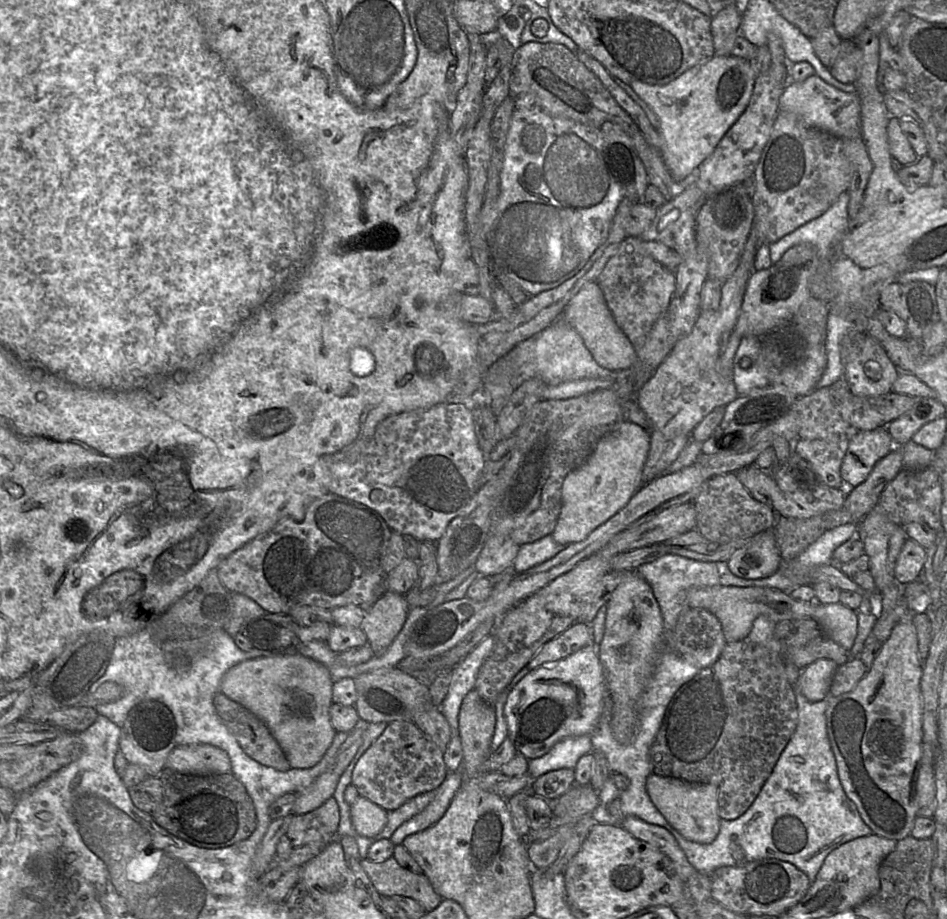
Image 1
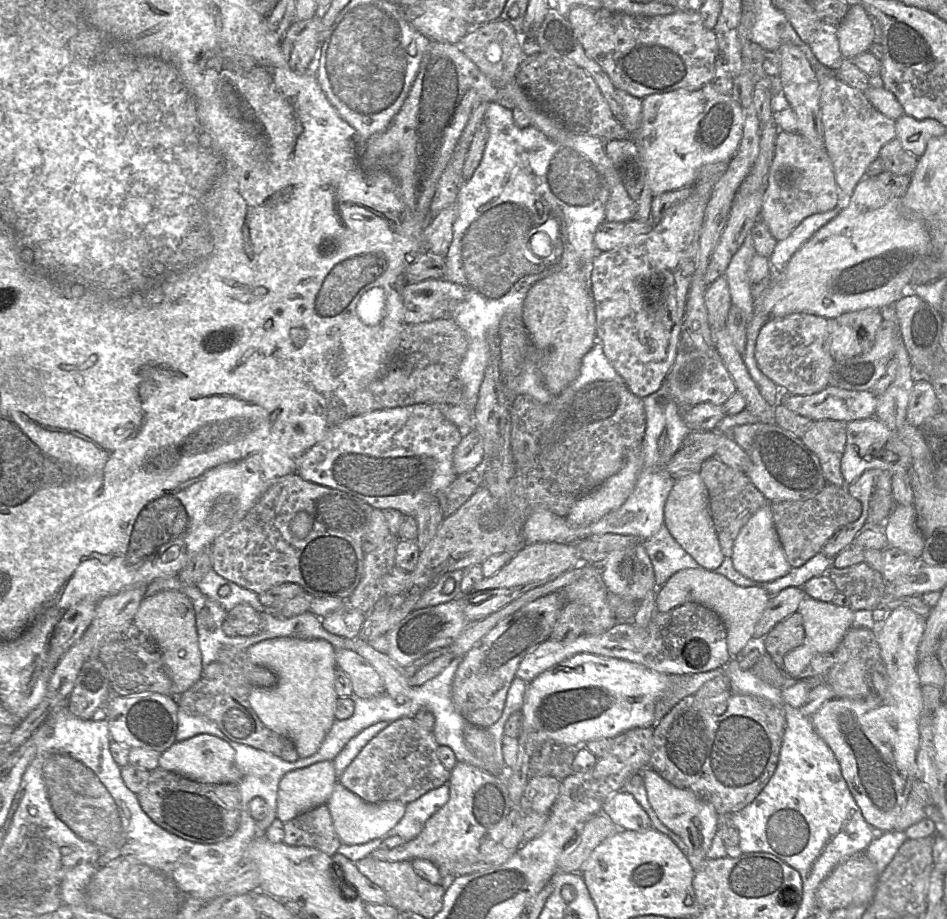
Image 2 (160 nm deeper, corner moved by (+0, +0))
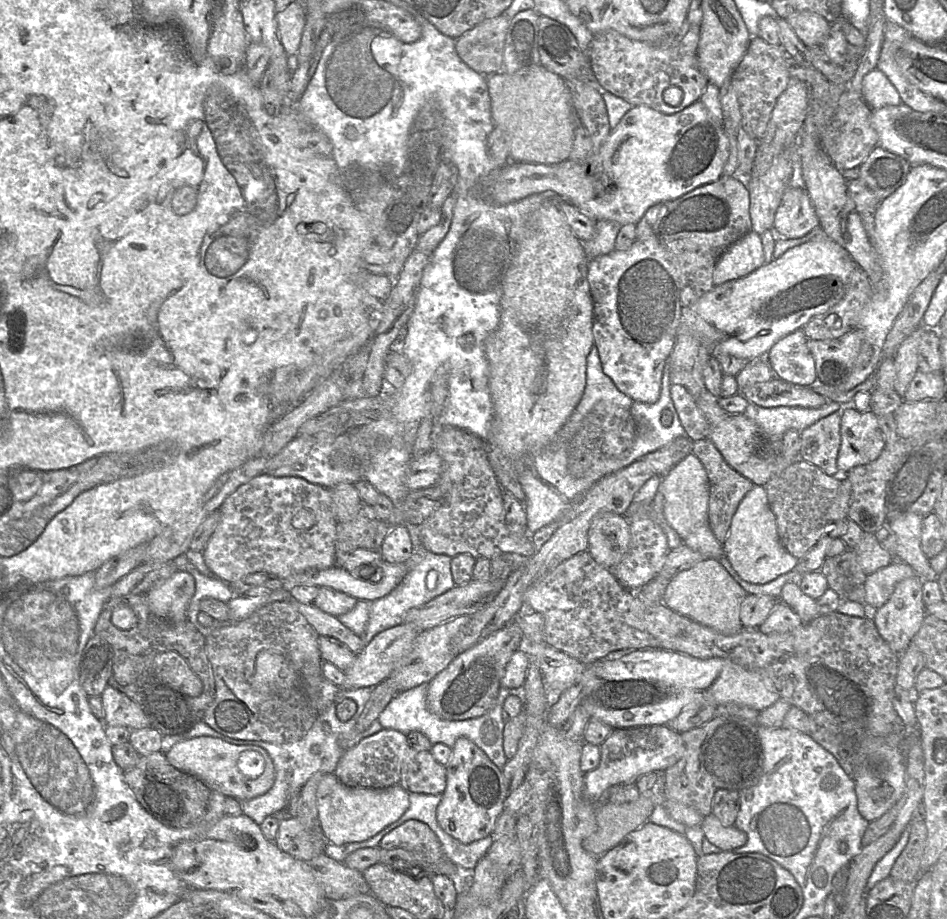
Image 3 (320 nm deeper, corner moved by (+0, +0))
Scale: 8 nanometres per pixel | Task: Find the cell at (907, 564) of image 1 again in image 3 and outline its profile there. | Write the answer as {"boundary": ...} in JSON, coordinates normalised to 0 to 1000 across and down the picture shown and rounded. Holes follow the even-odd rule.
{"boundary":[[[912,579],[902,601],[910,620],[916,626],[938,616],[945,609],[945,606],[927,590],[924,580]]]}

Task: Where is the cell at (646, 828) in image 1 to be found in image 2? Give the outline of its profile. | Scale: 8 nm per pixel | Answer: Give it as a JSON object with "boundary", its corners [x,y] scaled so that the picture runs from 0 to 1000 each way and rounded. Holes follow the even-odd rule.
{"boundary":[[[656,859],[640,868],[636,884],[642,887],[655,902],[682,904],[690,900],[682,882],[669,866]]]}

